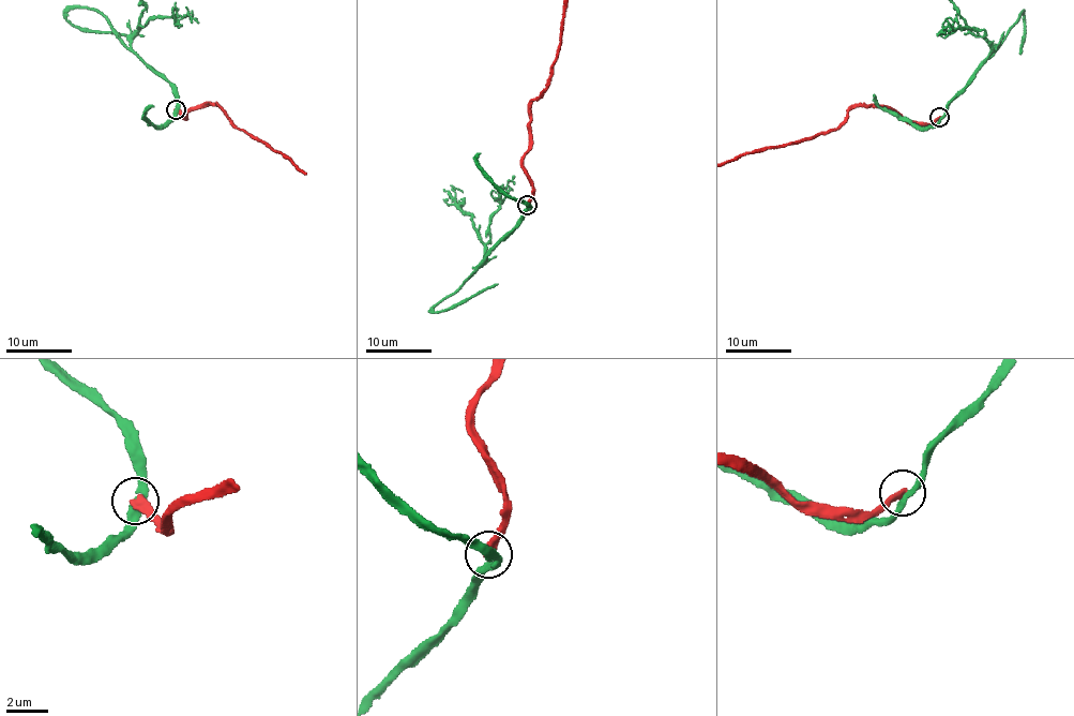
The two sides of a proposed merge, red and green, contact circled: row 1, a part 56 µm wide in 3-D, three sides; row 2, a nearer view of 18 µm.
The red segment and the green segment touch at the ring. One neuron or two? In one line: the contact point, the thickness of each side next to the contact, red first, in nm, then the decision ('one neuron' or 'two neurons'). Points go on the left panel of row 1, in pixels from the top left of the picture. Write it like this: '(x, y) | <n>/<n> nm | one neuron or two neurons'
(176, 109) | 380/240 nm | two neurons

